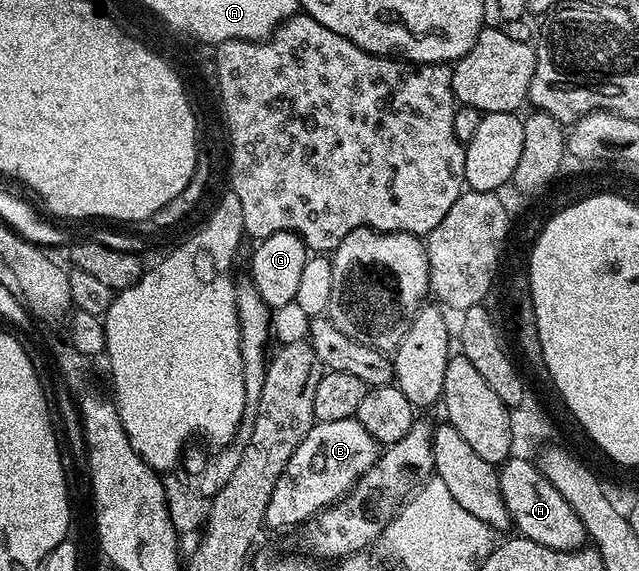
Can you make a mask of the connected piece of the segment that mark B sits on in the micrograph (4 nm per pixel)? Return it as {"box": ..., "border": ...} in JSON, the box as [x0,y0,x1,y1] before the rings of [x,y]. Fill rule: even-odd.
{"box":[266,417,380,529],"border":[[[354,417],[320,421],[313,425],[304,435],[300,447],[288,459],[288,467],[284,467],[284,475],[276,483],[276,491],[272,491],[272,499],[268,503],[266,525],[274,529],[295,527],[327,509],[330,505],[342,500],[364,475],[378,462],[380,443]]]}

